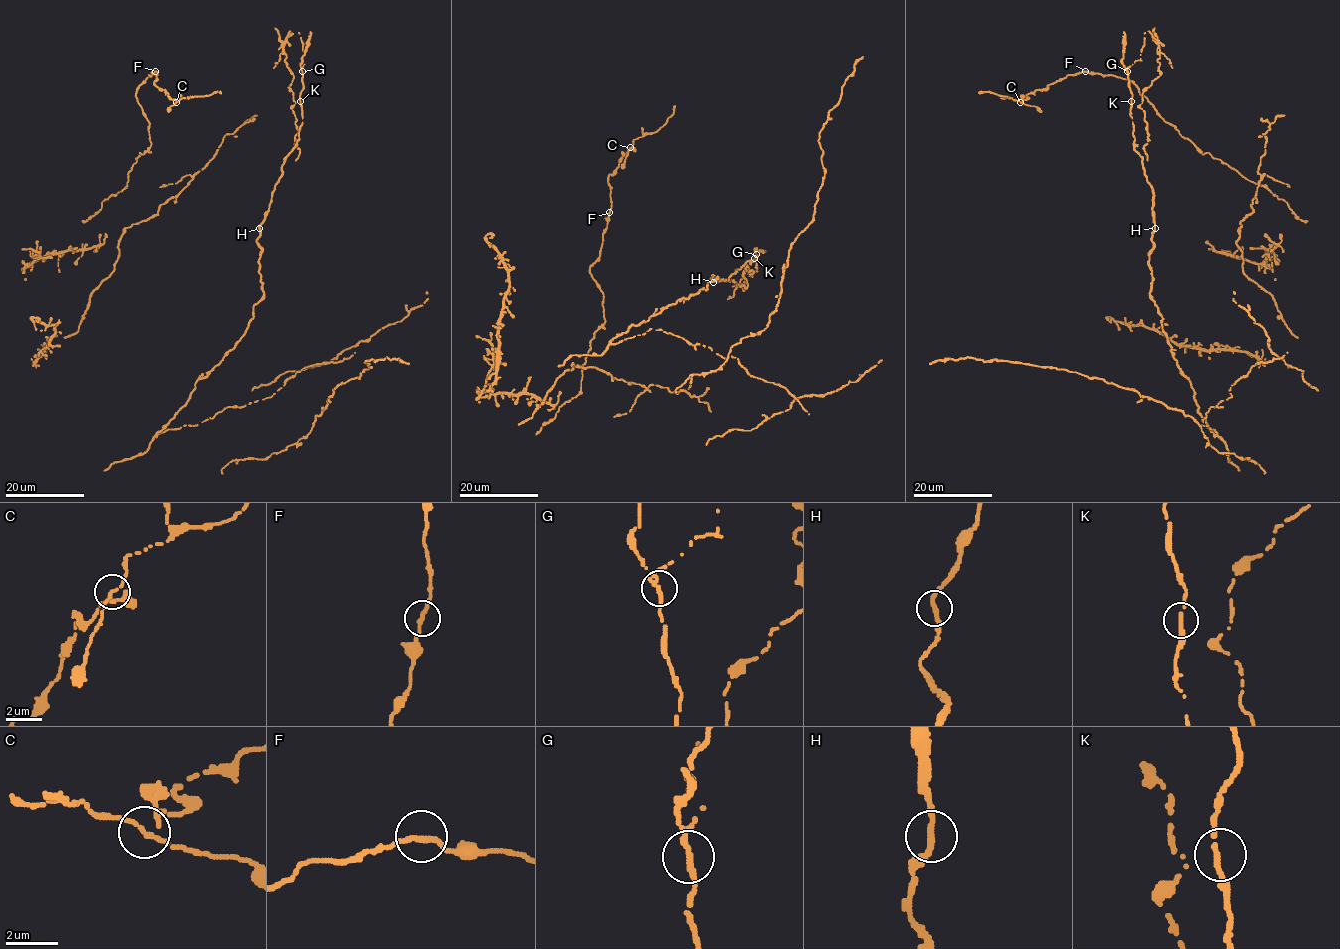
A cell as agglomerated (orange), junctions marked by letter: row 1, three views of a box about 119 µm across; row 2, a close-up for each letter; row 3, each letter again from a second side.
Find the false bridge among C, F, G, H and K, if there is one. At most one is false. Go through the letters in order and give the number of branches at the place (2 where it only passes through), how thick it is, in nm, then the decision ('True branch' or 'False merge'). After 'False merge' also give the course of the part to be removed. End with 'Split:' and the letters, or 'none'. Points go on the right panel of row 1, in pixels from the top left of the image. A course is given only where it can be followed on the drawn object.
C: Branches: 3. Thickness 140 nm. True branch
F: Branches: 2. Thickness 220 nm. True branch
G: Branches: 3. Thickness 200 nm. False merge
H: Branches: 2. Thickness 240 nm. True branch
K: Branches: 2. Thickness 220 nm. True branch
Split: G

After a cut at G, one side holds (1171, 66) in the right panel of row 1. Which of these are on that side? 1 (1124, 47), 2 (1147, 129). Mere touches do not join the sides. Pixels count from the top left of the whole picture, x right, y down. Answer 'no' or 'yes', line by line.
1: no
2: yes

